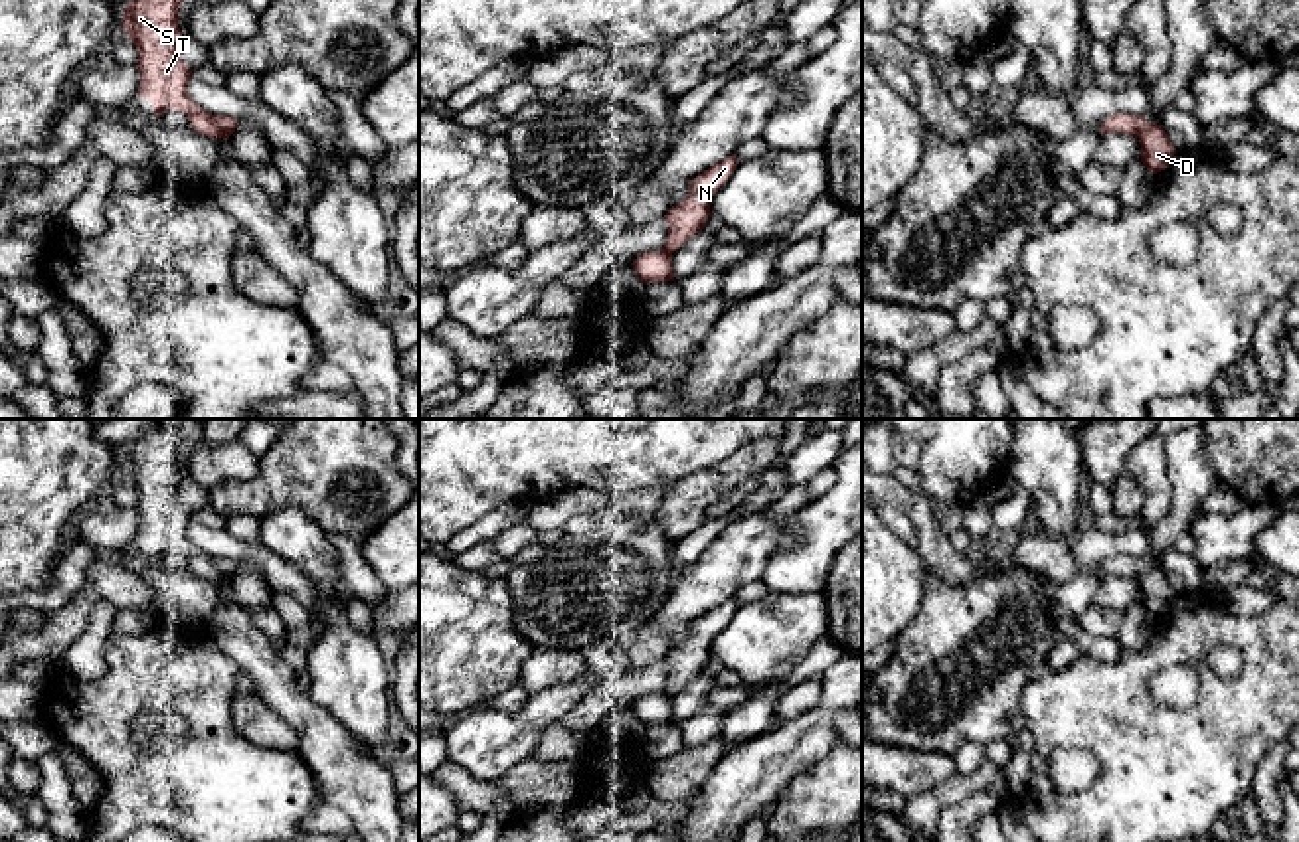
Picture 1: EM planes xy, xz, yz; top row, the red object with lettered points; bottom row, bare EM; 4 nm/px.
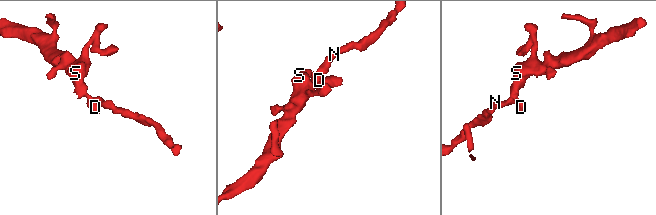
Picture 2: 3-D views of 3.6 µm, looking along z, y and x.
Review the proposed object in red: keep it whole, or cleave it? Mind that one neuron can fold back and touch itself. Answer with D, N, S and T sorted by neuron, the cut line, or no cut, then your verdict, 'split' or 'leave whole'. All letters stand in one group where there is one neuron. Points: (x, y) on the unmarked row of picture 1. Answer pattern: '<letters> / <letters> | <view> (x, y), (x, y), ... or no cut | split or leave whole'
D S T / N | xy (212, 560), (226, 582) | split

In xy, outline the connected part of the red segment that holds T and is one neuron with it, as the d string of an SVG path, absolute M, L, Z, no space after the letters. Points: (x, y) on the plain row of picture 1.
M160 419L140 439L123 451L123 470L136 494L140 514L140 540L154 547L154 559L174 551L190 561L190 569L208 581L227 583L214 557L188 540L192 512L178 500L176 486L182 480L178 453L182 433L174 419Z

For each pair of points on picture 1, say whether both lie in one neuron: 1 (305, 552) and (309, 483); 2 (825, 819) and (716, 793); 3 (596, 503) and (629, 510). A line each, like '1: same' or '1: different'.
1: different
2: different
3: different

